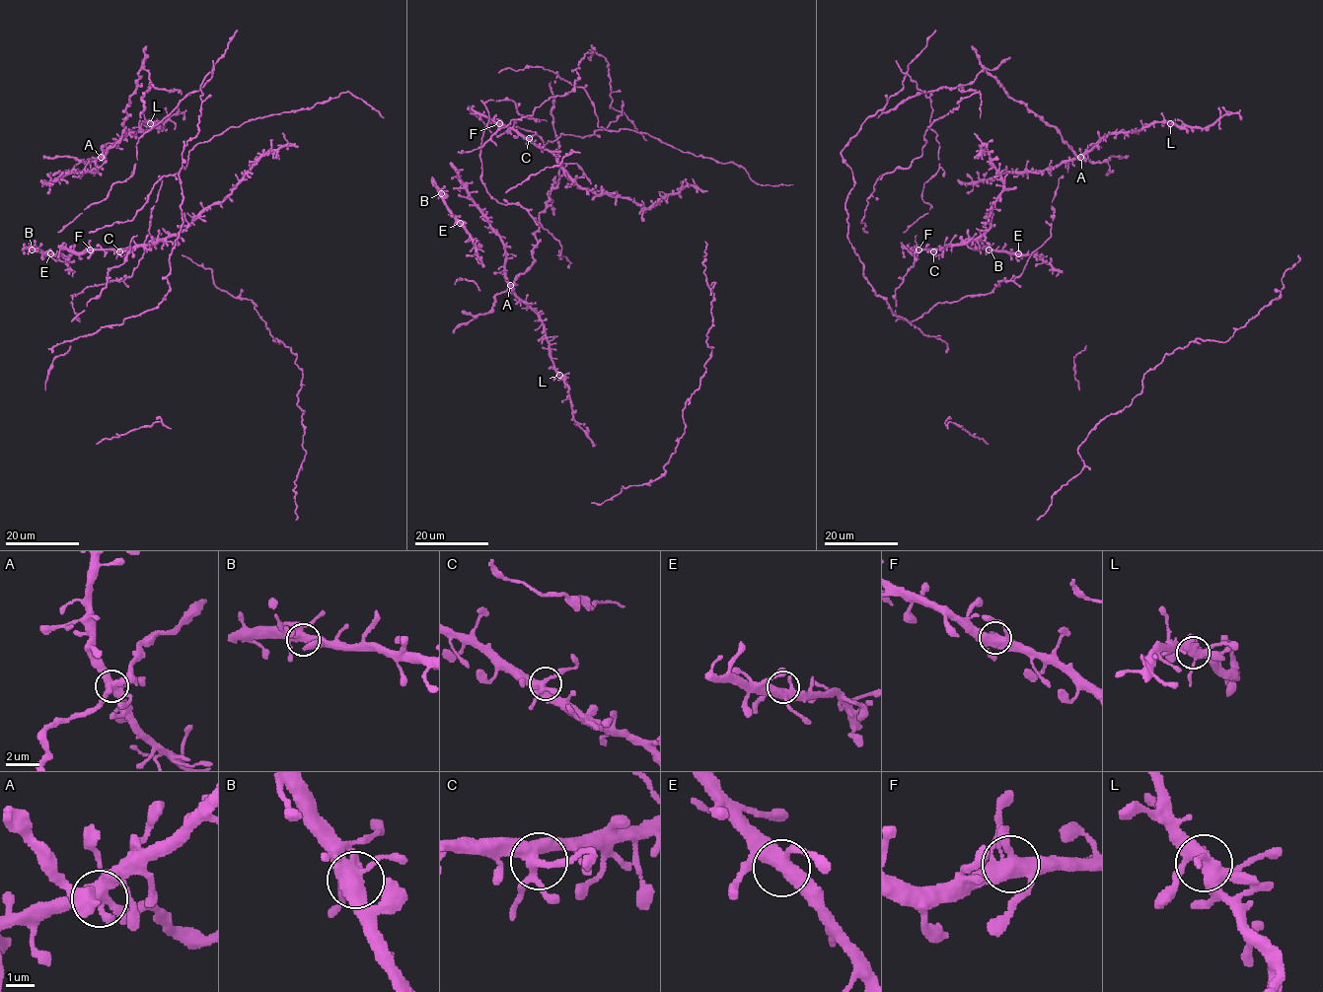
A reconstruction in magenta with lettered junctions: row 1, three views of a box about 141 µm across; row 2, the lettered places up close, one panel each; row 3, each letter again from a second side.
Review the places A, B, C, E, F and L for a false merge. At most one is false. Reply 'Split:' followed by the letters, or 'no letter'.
Split: A

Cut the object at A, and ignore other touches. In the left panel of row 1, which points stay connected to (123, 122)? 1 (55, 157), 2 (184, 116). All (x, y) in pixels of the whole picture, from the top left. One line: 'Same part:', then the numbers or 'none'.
Same part: 1

